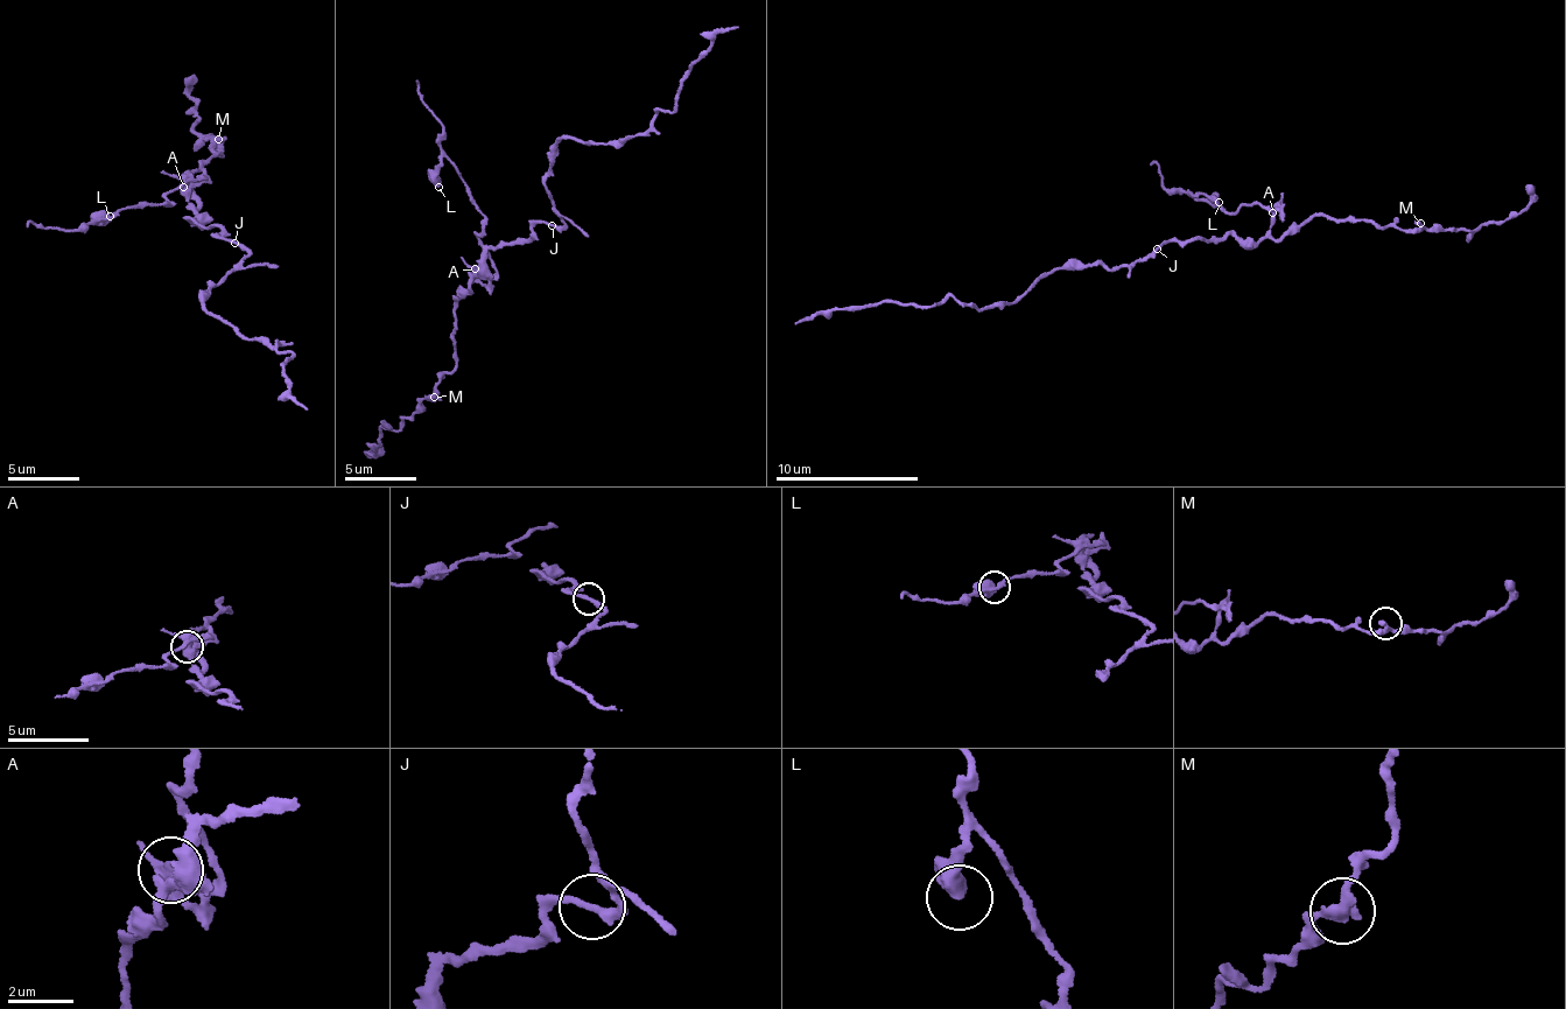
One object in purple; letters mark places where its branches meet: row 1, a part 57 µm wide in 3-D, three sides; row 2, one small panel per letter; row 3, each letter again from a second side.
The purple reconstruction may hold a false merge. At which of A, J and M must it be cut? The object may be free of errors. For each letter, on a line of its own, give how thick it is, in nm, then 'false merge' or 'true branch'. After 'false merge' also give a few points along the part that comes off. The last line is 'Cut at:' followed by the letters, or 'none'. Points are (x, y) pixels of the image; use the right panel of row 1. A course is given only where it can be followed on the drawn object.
A: 280 nm thick; false merge; foreign part runs (1272, 212), (1269, 207), (1252, 202), (1230, 211), (1202, 193), (1166, 189), (1158, 165), (1149, 166)
J: 240 nm thick; true branch
M: 340 nm thick; true branch
Cut at: A

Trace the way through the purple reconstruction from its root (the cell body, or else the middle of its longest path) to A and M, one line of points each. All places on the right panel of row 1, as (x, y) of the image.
A: (1157, 249), (1199, 237), (1259, 238), (1269, 231), (1272, 212)
M: (1157, 249), (1199, 237), (1278, 239), (1314, 216), (1345, 222), (1349, 218), (1411, 230), (1420, 223)

